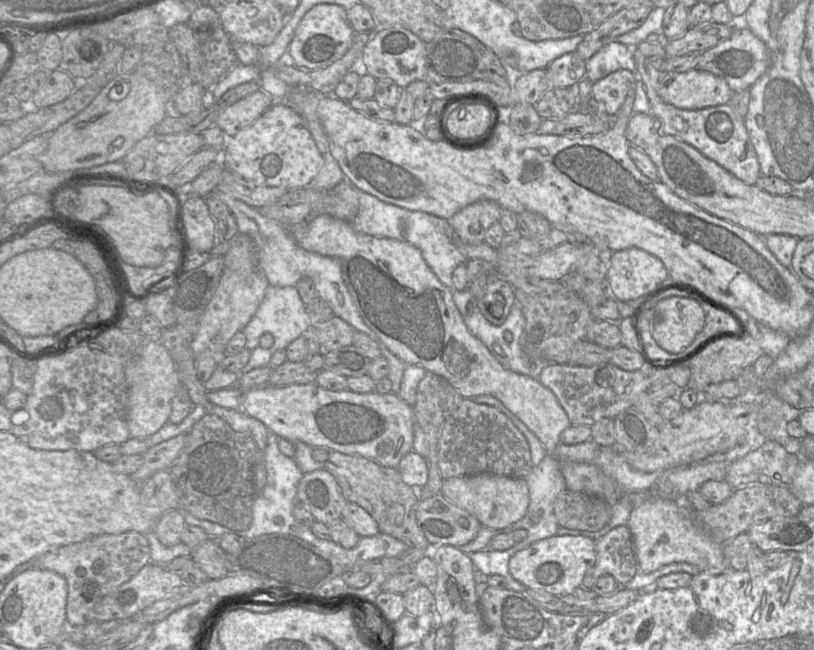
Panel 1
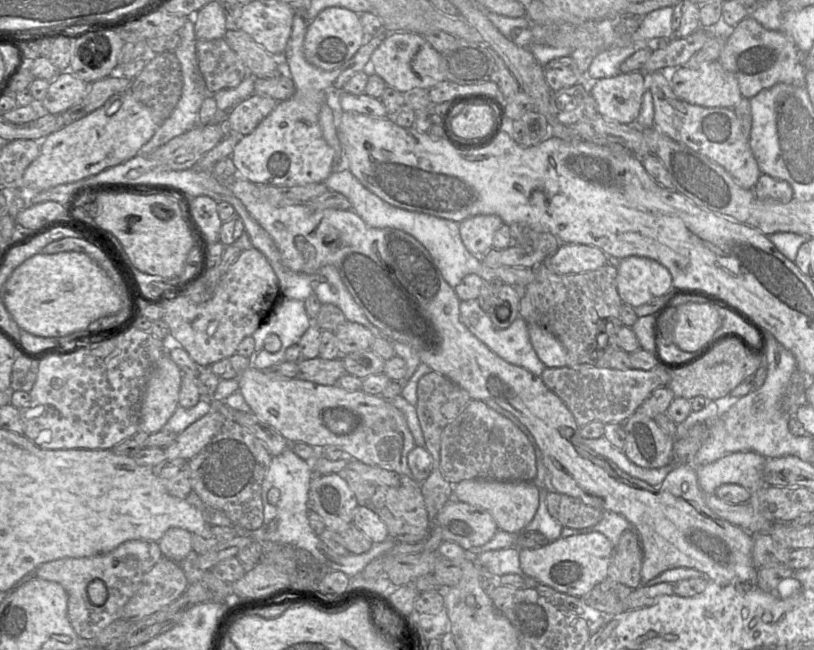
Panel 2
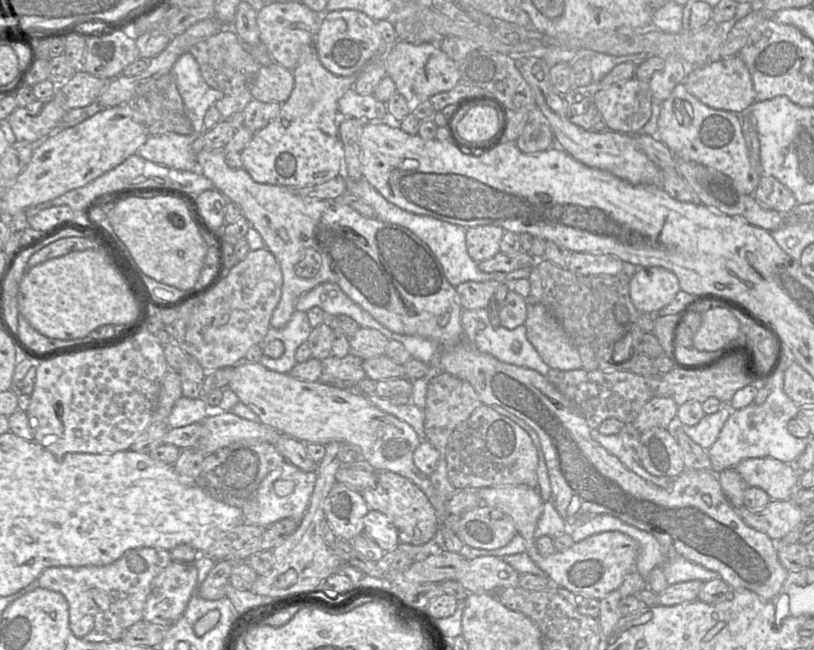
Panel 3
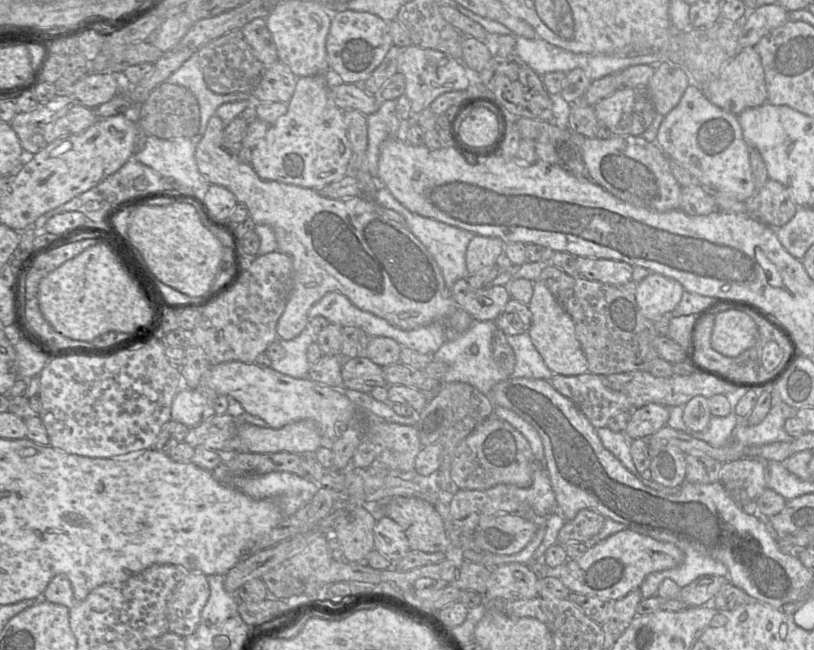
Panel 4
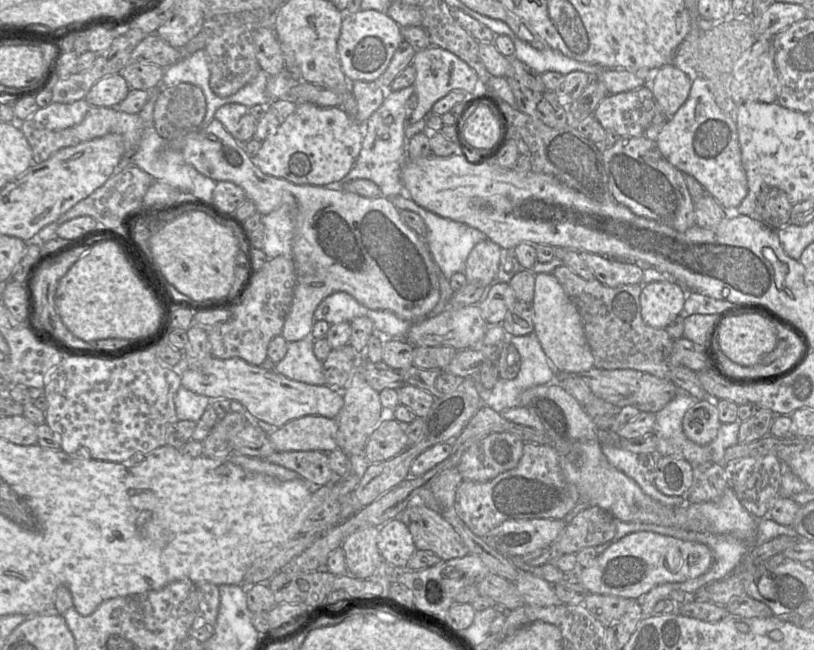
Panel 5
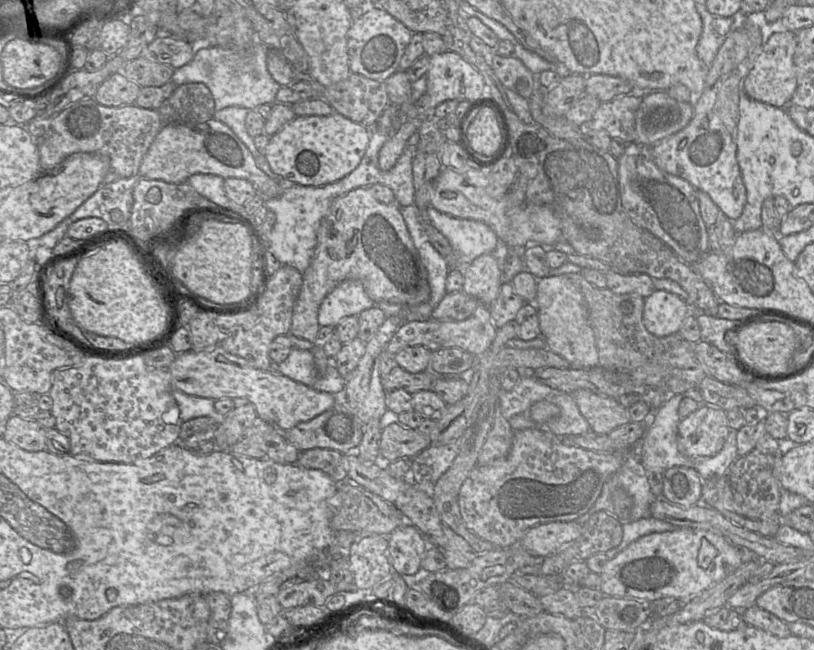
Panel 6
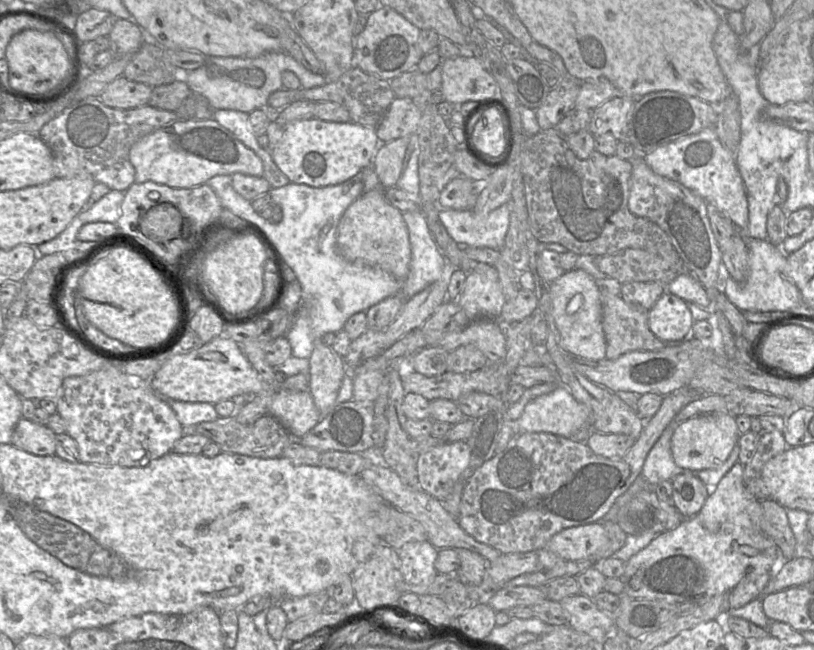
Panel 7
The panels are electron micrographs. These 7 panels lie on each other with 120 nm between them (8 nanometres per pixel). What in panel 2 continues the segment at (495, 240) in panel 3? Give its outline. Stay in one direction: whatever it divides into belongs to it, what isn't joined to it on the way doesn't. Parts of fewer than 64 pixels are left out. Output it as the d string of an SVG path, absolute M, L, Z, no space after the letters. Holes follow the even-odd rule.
M477 215L459 223L460 236L469 252L482 257L493 248L496 231L504 224L497 215Z

